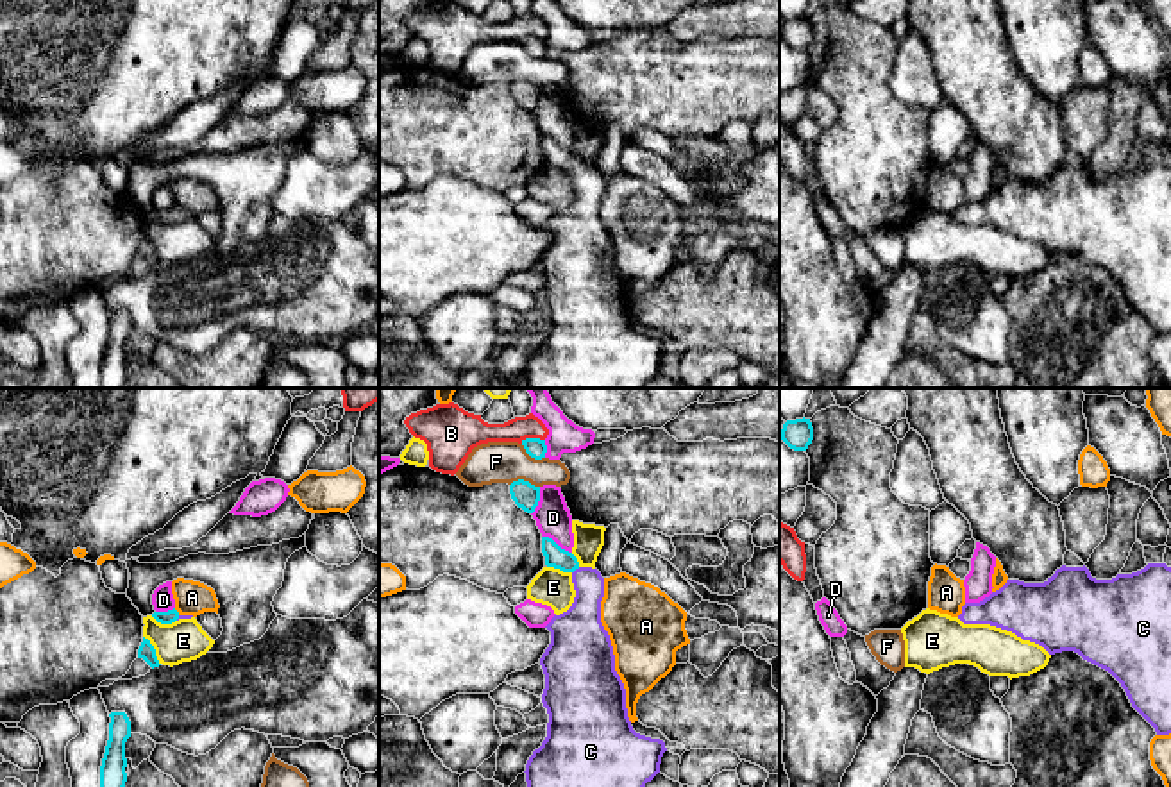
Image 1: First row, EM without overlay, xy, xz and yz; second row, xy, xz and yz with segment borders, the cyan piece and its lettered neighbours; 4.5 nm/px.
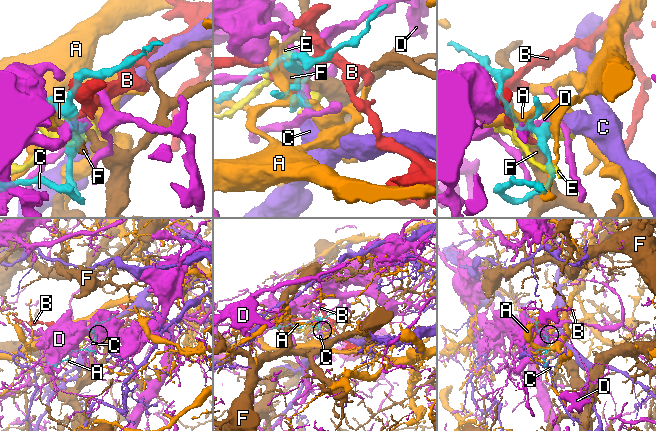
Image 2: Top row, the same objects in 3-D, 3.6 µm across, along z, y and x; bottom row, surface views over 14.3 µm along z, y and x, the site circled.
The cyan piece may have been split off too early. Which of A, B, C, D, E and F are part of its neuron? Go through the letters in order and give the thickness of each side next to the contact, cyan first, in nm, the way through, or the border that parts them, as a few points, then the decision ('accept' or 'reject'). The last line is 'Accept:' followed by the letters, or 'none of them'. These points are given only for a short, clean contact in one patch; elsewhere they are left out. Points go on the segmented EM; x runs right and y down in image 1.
A: 60/160 nm | reject
B: 90/120 nm | reject
C: 100/180 nm | across xz (555, 557), (576, 567), (583, 578), (581, 623) | accept
D: 100/160 nm | reject
E: 70/190 nm | along xy (143, 635), (160, 664) | reject
F: 120/190 nm | along xz (510, 483), (528, 480), (539, 487) | reject
Accept: C

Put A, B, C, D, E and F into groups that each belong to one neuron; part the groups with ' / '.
A / B / C / D / E / F

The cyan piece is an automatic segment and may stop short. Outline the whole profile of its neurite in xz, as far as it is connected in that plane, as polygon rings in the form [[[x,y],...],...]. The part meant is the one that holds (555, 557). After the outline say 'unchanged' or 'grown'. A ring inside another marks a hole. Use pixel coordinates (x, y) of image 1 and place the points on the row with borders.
[[[542,537],[545,565],[572,574],[572,606],[551,619],[551,644],[540,658],[545,674],[542,703],[547,708],[547,737],[526,764],[527,787],[645,787],[660,773],[665,742],[633,730],[626,708],[626,689],[615,671],[615,655],[601,622],[604,578],[581,567],[577,558],[552,538]]] | grown

